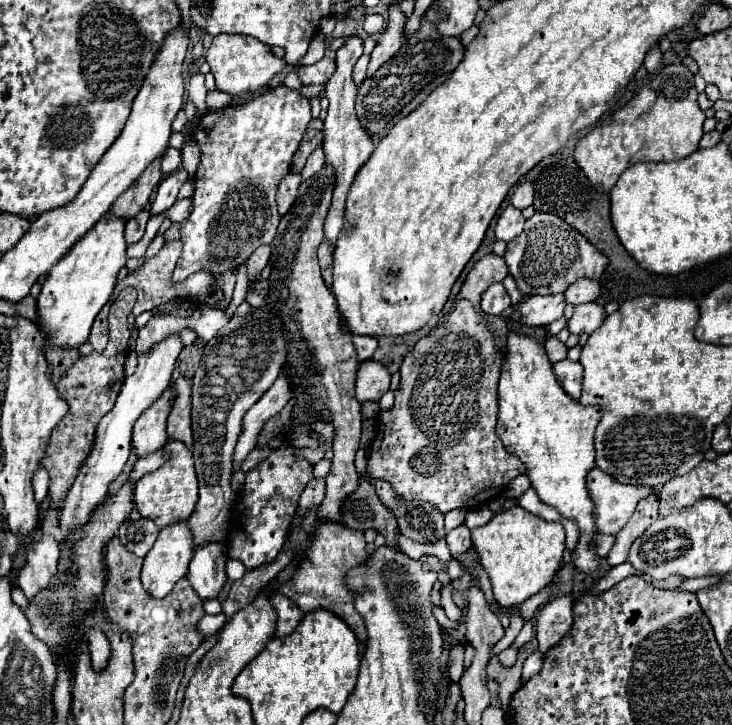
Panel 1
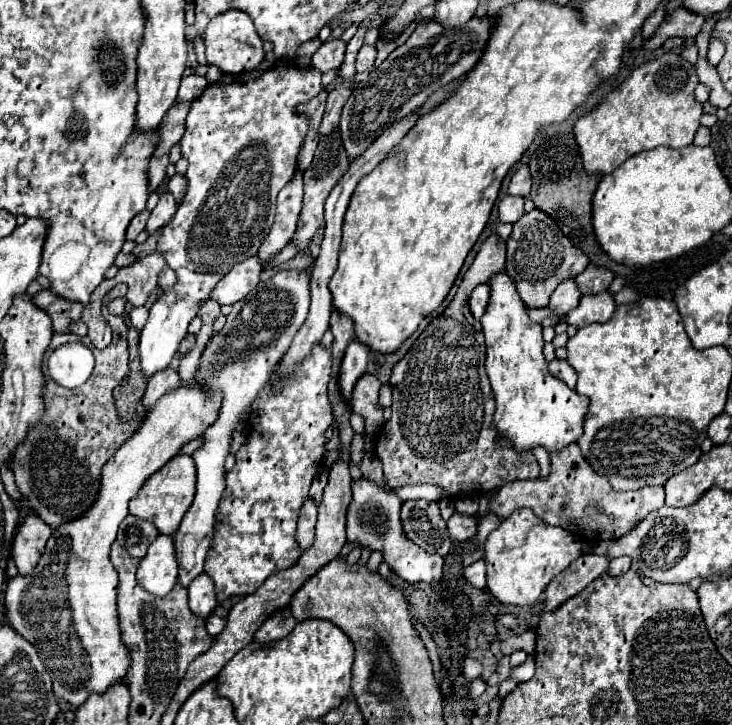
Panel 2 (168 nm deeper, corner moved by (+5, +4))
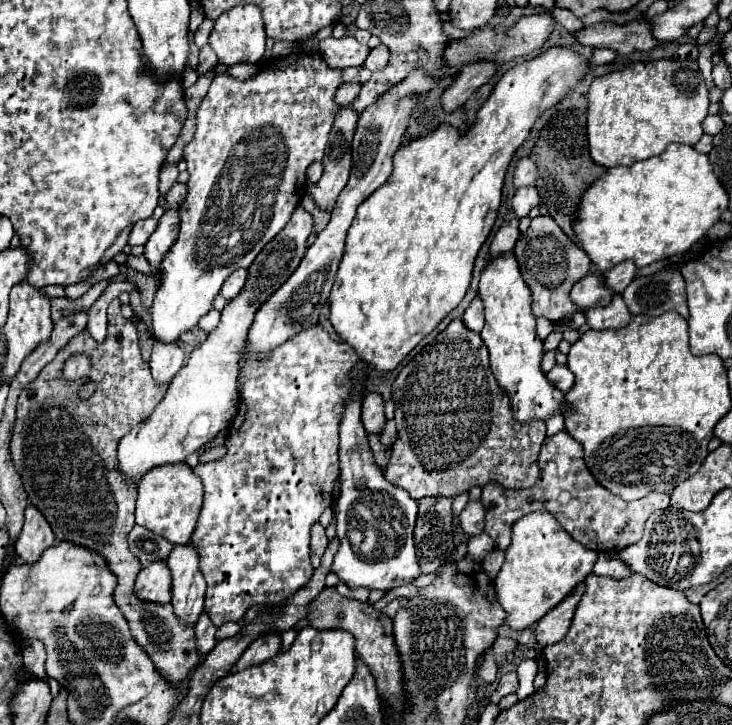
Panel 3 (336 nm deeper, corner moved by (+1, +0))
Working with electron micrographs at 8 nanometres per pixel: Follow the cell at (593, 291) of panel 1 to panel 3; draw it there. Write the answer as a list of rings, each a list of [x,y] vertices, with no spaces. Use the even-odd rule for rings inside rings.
[[[621,262],[621,264],[613,266],[611,270],[605,270],[601,276],[603,276],[603,284],[609,290],[621,294],[625,290],[625,286],[629,286],[629,282],[635,278],[635,272],[637,272],[637,268],[633,266],[633,262]]]

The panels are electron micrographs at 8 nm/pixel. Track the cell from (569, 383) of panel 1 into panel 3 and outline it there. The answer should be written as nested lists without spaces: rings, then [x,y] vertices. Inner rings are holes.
[[[555,364],[553,370],[547,372],[547,378],[549,378],[559,390],[563,390],[563,392],[569,392],[569,390],[573,388],[573,384],[575,384],[573,372],[571,372],[567,366],[559,366],[559,364]]]

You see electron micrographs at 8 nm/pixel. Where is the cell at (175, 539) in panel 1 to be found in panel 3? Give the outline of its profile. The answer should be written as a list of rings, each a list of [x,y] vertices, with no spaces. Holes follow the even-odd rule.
[[[153,562],[139,572],[135,582],[135,594],[147,602],[169,602],[171,600],[171,574],[167,562]]]

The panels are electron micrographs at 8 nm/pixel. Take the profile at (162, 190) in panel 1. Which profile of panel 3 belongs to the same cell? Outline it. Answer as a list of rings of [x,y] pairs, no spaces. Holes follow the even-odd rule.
[[[169,208],[159,220],[157,230],[149,236],[145,244],[145,258],[159,270],[161,266],[161,254],[177,240],[177,230],[179,230],[179,210]]]

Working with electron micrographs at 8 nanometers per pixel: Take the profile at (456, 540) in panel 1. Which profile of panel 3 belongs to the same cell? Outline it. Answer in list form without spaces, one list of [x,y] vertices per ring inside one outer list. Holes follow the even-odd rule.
[[[469,502],[459,516],[459,526],[469,536],[481,534],[483,532],[483,522],[485,522],[485,510],[483,510],[481,502]]]

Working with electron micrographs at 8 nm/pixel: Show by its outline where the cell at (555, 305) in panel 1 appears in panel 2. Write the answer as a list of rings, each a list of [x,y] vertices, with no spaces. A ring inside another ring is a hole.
[[[569,278],[569,280],[561,282],[557,286],[557,290],[553,292],[551,302],[549,302],[549,310],[555,310],[557,314],[565,316],[569,310],[573,310],[573,306],[577,306],[579,300],[581,300],[581,290],[577,288],[575,280]]]

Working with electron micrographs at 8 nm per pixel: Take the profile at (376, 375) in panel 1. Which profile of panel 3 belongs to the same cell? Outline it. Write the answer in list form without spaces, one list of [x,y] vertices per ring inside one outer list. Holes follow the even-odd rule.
[[[367,392],[363,398],[363,412],[361,420],[367,432],[379,434],[385,426],[385,414],[383,414],[383,398],[377,392]]]

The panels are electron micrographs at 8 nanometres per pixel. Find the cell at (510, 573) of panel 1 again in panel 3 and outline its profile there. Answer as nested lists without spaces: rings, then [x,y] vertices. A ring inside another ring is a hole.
[[[533,512],[519,518],[513,524],[505,562],[493,580],[497,600],[507,612],[507,624],[513,630],[529,628],[593,572],[595,560],[597,554],[575,542],[561,526],[557,526],[557,520],[551,514]]]

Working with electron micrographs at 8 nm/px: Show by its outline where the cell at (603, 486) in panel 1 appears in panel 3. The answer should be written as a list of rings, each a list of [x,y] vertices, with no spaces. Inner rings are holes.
[[[565,430],[543,442],[539,454],[539,468],[541,476],[537,484],[527,490],[509,490],[493,482],[489,486],[483,486],[481,504],[485,508],[485,532],[493,538],[499,550],[505,550],[505,546],[509,546],[513,522],[537,510],[551,512],[561,524],[561,528],[589,550],[621,550],[629,544],[635,544],[641,538],[643,524],[655,510],[665,510],[669,506],[669,494],[665,492],[651,492],[641,500],[627,502],[611,494],[601,484],[597,484],[583,462],[581,444],[575,438],[571,438]]]

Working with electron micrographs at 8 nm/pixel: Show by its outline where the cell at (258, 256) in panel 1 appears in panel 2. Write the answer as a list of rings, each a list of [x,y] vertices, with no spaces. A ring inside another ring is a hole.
[[[247,258],[245,262],[237,264],[227,272],[217,288],[213,290],[211,298],[217,300],[219,304],[233,304],[245,298],[257,284],[259,284],[259,274],[261,274],[261,264],[257,258]]]

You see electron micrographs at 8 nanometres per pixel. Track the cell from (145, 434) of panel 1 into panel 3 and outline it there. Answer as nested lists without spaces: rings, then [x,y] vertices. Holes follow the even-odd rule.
[[[177,344],[175,346],[153,346],[149,368],[151,368],[155,382],[169,384],[175,378],[175,374],[181,370],[183,358],[185,354]]]

